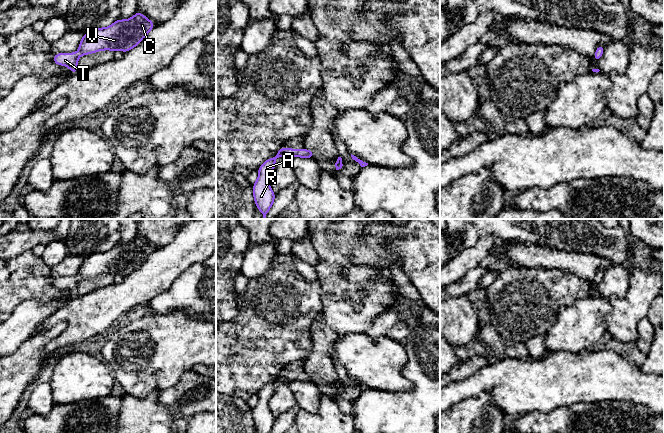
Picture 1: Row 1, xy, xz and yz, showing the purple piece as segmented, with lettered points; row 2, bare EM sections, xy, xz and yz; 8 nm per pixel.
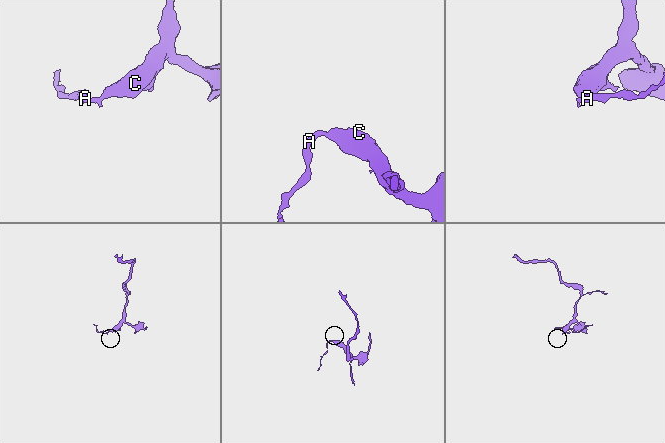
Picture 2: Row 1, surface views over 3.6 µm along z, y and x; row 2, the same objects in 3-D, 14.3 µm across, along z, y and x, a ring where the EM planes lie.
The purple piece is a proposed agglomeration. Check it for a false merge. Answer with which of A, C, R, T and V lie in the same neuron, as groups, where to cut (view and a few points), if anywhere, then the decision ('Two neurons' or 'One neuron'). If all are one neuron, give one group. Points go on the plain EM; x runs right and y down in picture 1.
Groups: A C R T V. No split. One neuron

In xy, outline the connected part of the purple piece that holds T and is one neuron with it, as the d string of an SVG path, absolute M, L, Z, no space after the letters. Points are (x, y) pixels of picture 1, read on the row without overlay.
M137 235L130 243L118 243L109 251L96 252L85 257L76 278L55 278L53 286L57 289L68 290L71 298L77 297L79 296L77 285L80 280L100 274L121 274L126 277L137 270L155 250L155 247Z

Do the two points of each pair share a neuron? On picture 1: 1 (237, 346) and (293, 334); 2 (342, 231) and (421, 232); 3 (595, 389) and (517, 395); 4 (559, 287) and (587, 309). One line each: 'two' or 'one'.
1: one
2: two
3: one
4: two

